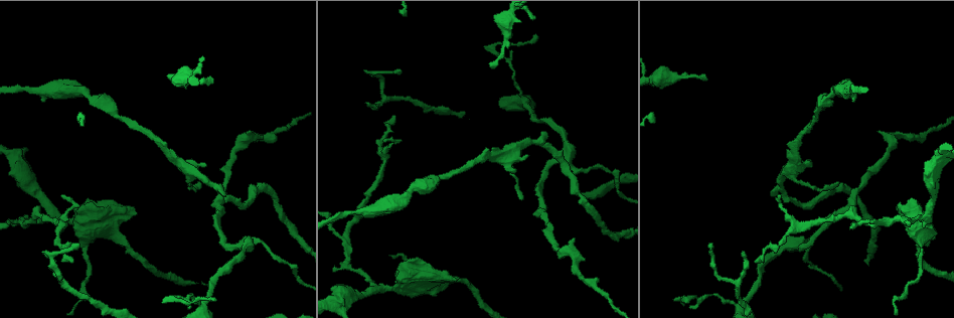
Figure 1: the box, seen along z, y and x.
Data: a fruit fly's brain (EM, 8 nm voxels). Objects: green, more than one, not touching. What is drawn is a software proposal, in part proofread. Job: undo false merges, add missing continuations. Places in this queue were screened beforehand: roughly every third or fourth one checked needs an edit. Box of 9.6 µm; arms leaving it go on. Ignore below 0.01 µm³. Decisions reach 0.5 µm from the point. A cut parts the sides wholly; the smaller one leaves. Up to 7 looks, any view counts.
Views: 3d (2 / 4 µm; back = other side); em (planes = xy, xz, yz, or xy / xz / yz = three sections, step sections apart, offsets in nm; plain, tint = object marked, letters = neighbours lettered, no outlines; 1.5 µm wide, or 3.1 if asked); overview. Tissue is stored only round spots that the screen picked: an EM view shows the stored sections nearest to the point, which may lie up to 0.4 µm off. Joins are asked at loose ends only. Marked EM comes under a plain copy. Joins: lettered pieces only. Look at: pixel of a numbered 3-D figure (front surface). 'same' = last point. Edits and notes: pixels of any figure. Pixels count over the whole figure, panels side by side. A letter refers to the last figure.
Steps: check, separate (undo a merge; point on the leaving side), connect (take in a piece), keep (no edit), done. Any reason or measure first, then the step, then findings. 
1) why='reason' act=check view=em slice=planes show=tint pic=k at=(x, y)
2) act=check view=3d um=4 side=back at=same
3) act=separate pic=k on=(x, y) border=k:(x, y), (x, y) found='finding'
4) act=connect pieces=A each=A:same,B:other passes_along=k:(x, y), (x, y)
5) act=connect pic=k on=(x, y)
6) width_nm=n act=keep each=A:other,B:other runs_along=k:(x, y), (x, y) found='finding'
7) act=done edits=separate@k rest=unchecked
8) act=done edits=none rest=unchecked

why='tapers out' act=check view=3d um=4 pic=1 at=(197, 184)

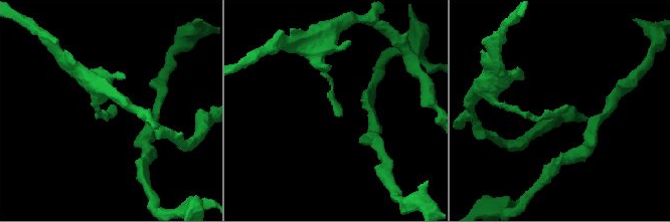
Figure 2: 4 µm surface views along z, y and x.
act=check view=em slice=planes show=letters pic=2 at=(339, 115)

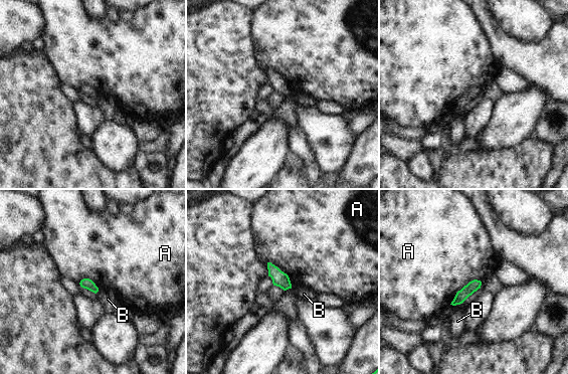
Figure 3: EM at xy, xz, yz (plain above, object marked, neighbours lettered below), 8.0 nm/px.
width_nm=90 act=keep each=A:other,B:other border=3:(267, 261), (288, 275), (292, 287) found='none of them fits'

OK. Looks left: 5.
why='tapers out' act=check view=em slice=xz step=4 show=tint pic=1 at=(168, 78)

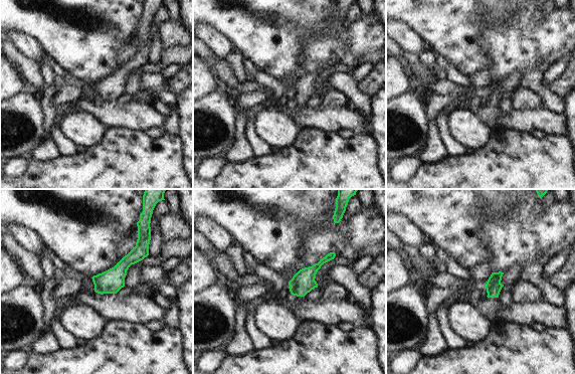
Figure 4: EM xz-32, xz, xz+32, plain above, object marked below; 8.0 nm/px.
why='another direction' act=check view=em slice=planes show=letters at=same

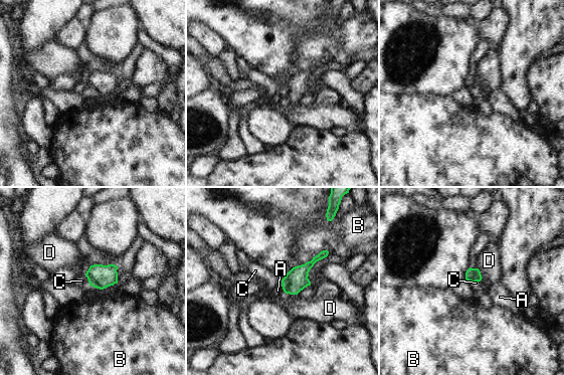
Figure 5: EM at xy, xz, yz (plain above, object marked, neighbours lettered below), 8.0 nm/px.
act=connect pieces=A each=A:same,B:other,C:other,D:other found='the neuron continues'

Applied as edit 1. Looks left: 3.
act=done edits=connect@5 rest=unchecked

